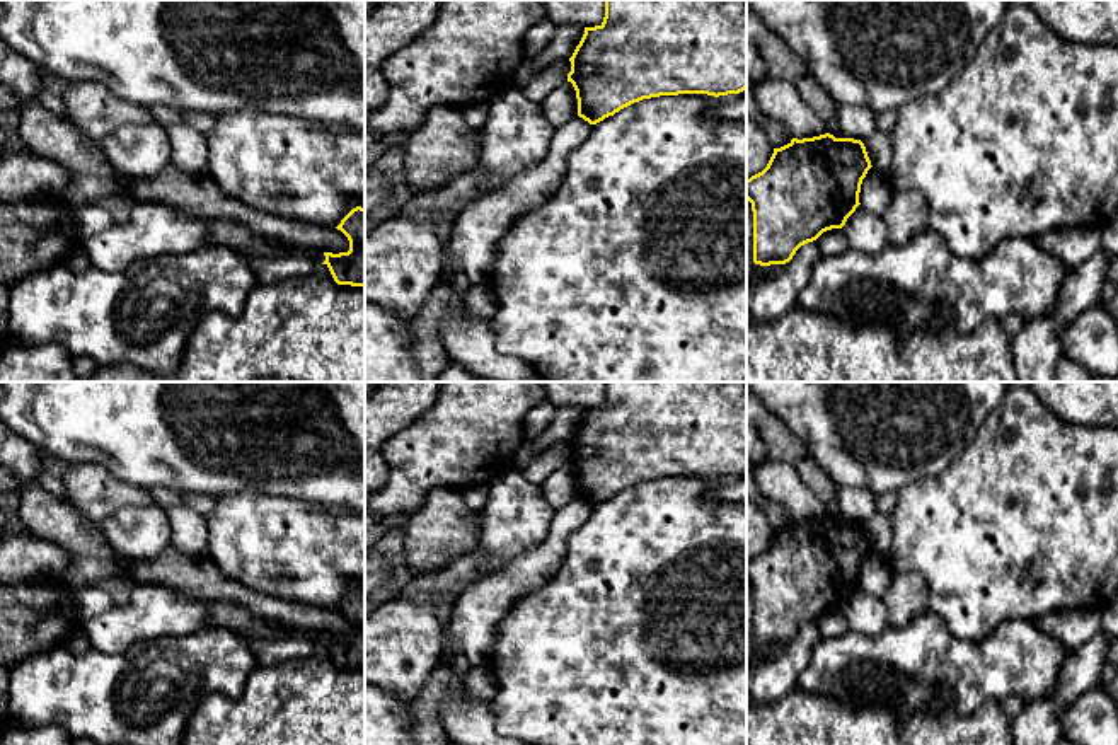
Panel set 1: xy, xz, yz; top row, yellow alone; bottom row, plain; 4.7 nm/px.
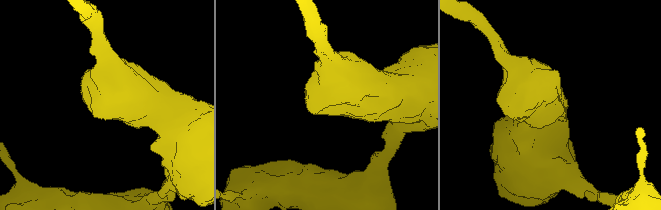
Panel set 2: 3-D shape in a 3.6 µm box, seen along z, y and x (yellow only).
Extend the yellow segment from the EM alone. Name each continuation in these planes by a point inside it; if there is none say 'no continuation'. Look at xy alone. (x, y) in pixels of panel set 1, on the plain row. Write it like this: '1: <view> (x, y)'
no continuation

